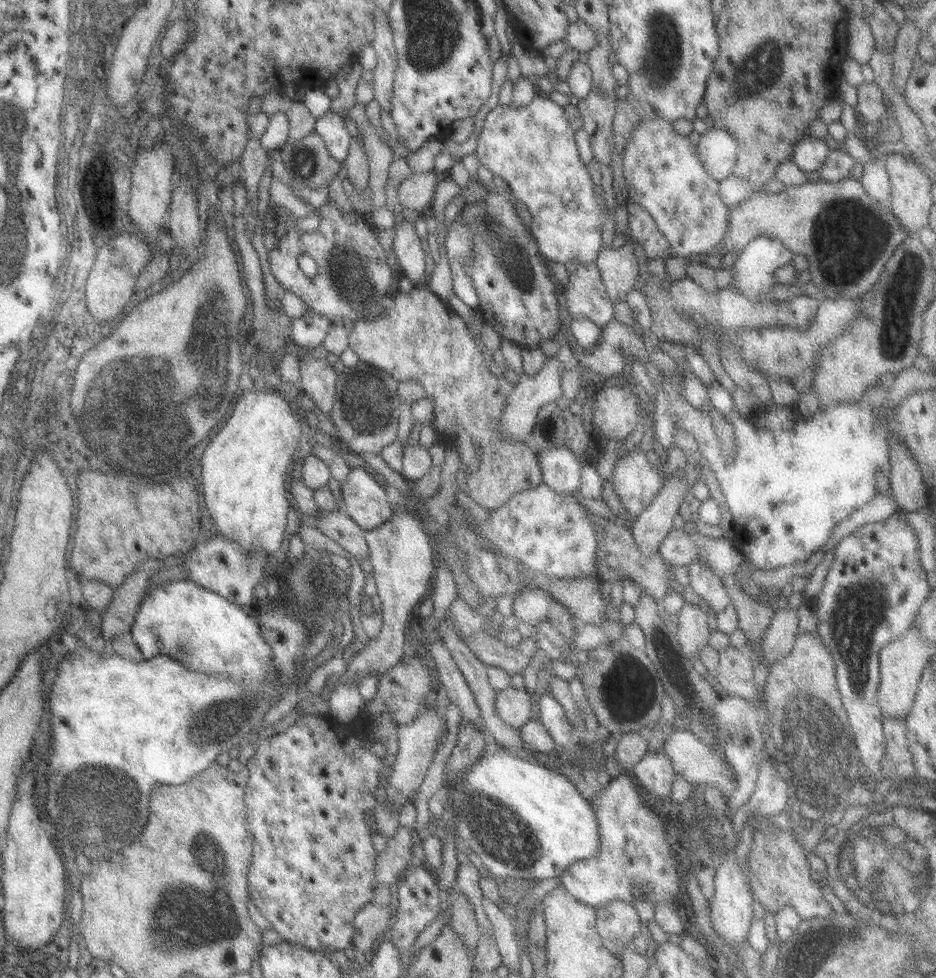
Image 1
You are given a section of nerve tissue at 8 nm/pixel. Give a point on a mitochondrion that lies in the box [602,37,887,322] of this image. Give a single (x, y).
(833, 231)

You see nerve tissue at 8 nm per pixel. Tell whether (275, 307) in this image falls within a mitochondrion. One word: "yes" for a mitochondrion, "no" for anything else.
no

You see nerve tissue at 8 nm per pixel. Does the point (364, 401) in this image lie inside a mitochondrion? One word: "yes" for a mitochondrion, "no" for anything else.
yes

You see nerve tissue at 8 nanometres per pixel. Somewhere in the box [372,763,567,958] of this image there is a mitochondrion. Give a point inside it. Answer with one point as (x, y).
(509, 834)

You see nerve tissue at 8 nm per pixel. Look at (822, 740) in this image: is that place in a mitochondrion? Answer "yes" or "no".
yes

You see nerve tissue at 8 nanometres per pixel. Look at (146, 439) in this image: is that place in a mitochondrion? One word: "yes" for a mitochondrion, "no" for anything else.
yes

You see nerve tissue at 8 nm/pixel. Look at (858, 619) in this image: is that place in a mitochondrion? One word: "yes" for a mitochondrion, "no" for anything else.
yes

